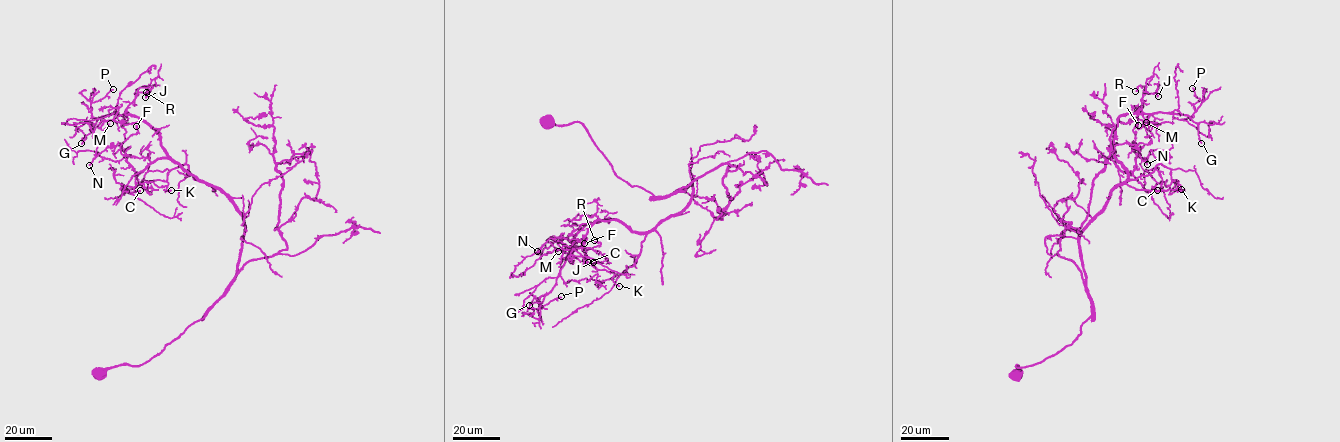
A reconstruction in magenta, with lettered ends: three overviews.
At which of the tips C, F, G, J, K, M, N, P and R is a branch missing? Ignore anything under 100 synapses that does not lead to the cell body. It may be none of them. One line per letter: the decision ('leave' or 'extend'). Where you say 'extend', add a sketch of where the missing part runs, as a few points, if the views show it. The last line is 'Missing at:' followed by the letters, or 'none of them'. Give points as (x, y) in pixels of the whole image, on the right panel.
C: leave
F: leave
G: leave
J: leave
K: leave
M: leave
N: leave
P: leave
R: leave
Missing at: none of them

